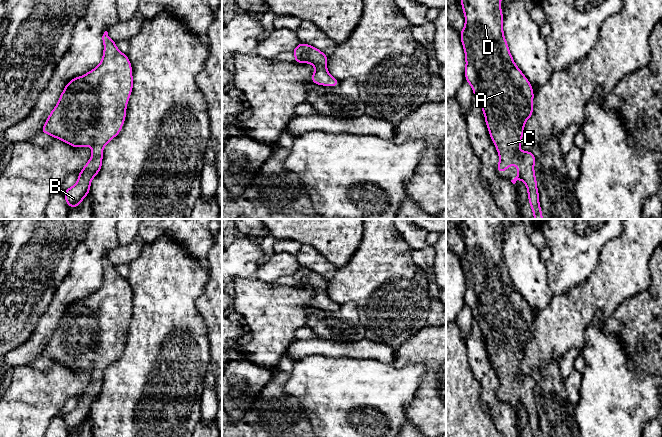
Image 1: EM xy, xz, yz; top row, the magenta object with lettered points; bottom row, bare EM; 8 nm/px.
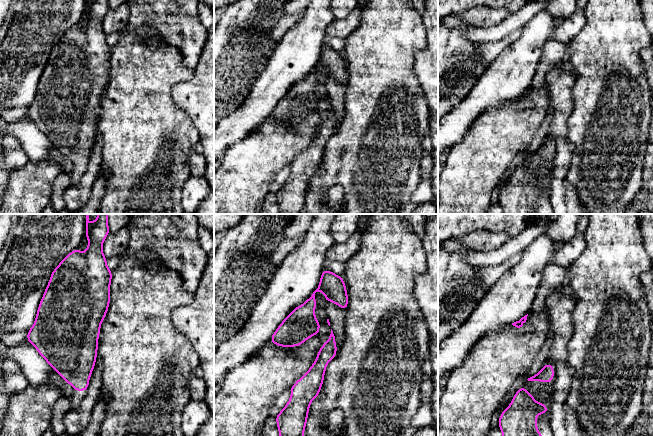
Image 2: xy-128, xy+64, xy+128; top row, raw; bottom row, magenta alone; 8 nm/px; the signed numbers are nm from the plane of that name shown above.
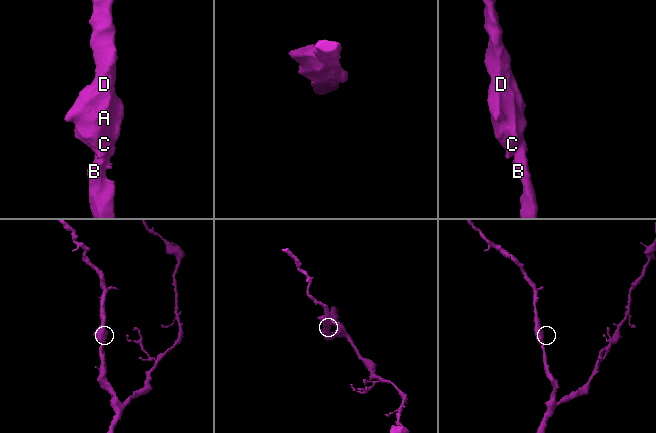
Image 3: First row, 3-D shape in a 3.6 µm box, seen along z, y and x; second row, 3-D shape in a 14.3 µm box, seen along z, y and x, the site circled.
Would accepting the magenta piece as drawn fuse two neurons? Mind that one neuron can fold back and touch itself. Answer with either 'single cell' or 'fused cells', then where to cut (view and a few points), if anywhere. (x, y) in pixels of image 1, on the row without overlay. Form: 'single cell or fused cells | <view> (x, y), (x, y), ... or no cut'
single cell | no cut

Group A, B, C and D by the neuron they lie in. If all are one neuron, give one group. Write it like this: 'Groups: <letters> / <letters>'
Groups: A B C D

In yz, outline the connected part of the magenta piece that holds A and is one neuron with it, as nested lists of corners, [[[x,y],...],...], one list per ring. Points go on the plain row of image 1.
[[[461,219],[461,230],[465,240],[465,250],[460,256],[460,262],[465,275],[465,304],[469,306],[474,319],[479,323],[489,359],[499,378],[497,396],[502,397],[512,388],[515,388],[518,393],[518,398],[511,406],[515,408],[517,404],[523,404],[527,410],[528,423],[532,436],[542,437],[534,396],[536,381],[531,375],[520,375],[520,367],[523,362],[525,346],[533,338],[534,317],[532,309],[516,290],[504,261],[504,240],[501,235],[502,220],[503,219]]]

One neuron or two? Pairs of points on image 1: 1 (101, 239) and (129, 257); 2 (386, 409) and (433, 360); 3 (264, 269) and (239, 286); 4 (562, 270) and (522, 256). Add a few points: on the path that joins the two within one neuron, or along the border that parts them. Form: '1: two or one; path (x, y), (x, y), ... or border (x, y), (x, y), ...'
1: two; border (119, 245), (106, 254)
2: two; border (403, 365), (422, 364), (425, 367), (417, 389)
3: two; border (255, 277), (272, 283)
4: two; border (545, 263), (548, 284), (551, 288)

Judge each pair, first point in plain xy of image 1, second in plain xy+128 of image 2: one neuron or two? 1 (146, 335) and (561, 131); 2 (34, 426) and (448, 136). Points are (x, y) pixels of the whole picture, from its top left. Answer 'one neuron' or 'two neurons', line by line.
1: two neurons
2: two neurons

